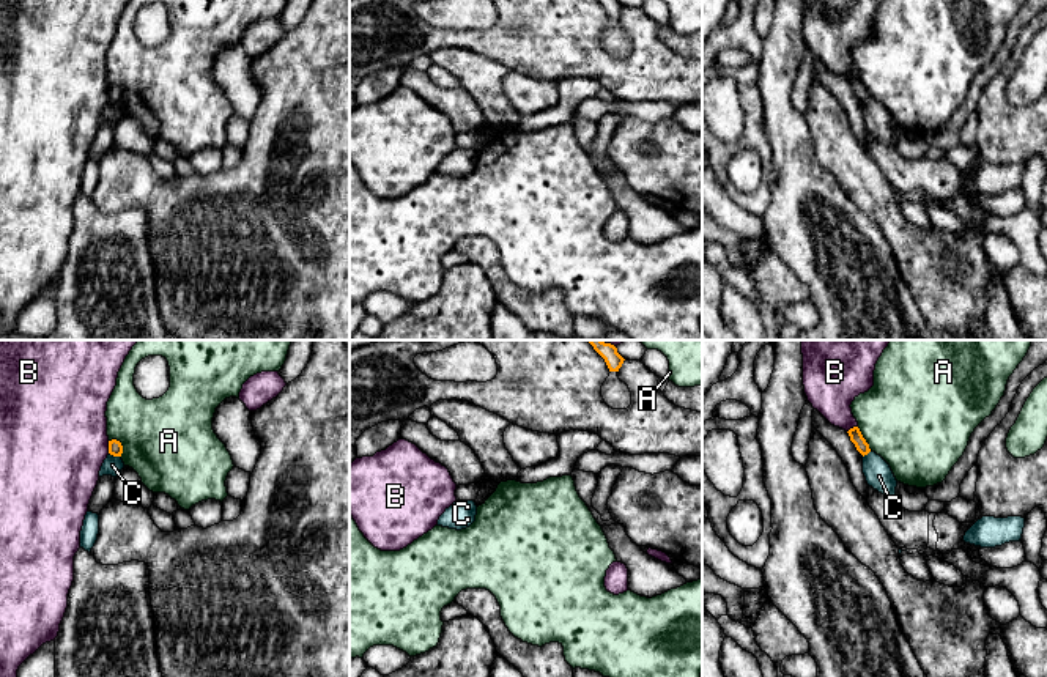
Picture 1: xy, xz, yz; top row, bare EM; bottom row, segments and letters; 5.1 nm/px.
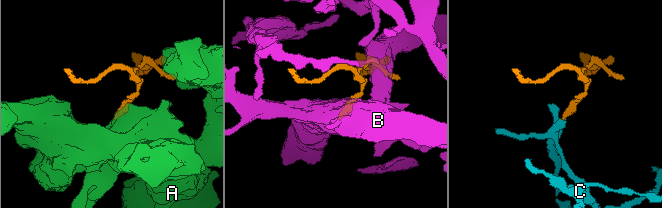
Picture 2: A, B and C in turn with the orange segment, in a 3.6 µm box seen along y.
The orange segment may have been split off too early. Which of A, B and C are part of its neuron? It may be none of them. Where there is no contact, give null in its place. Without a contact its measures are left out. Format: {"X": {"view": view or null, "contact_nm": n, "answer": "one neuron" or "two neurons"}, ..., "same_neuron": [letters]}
{"A": {"view": "xy", "contact_nm": 110, "answer": "two neurons"}, "B": {"view": "xy", "contact_nm": 60, "answer": "two neurons"}, "C": {"view": "xy", "contact_nm": 70, "answer": "two neurons"}, "same_neuron": []}

